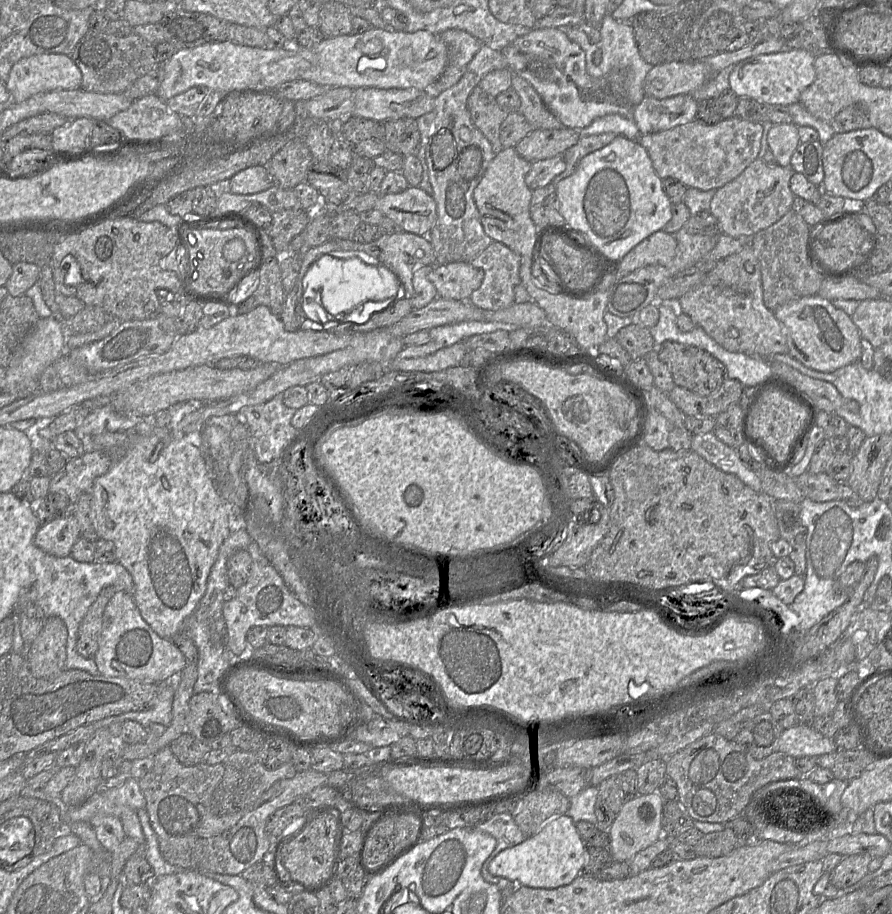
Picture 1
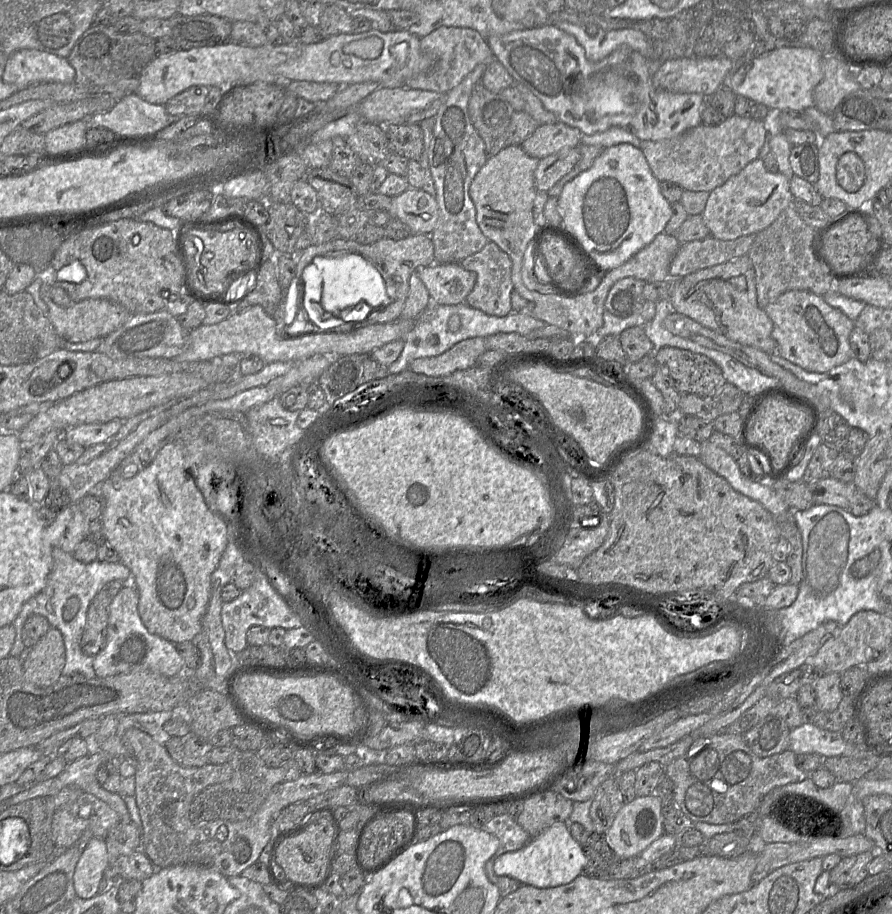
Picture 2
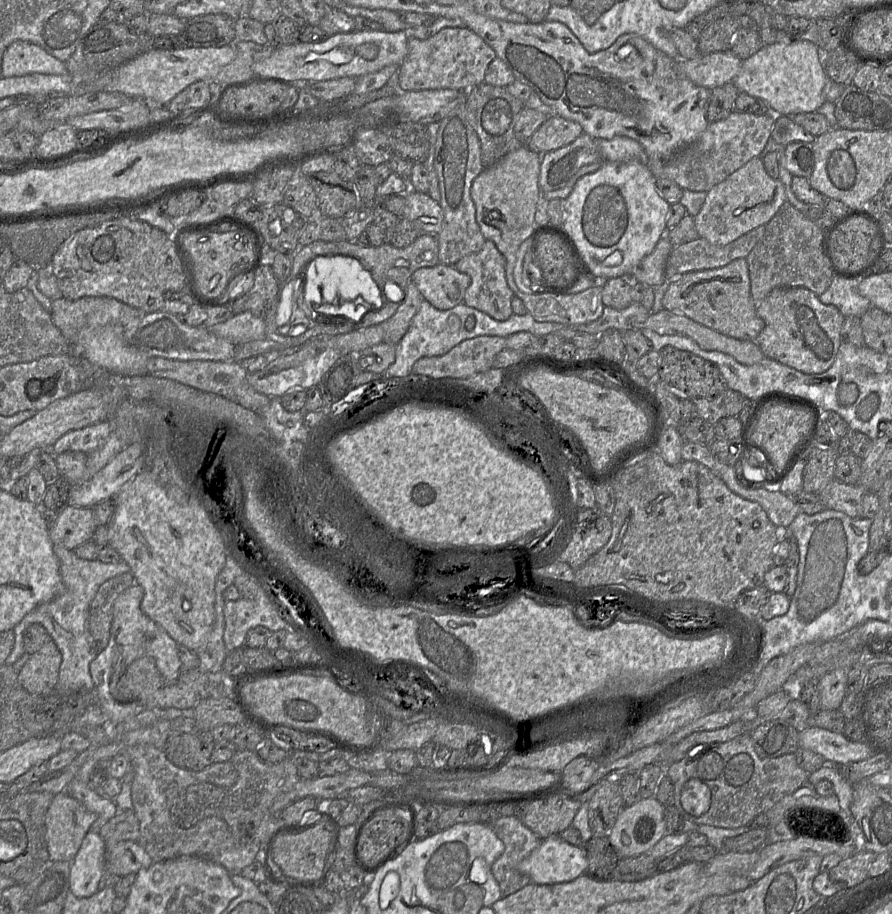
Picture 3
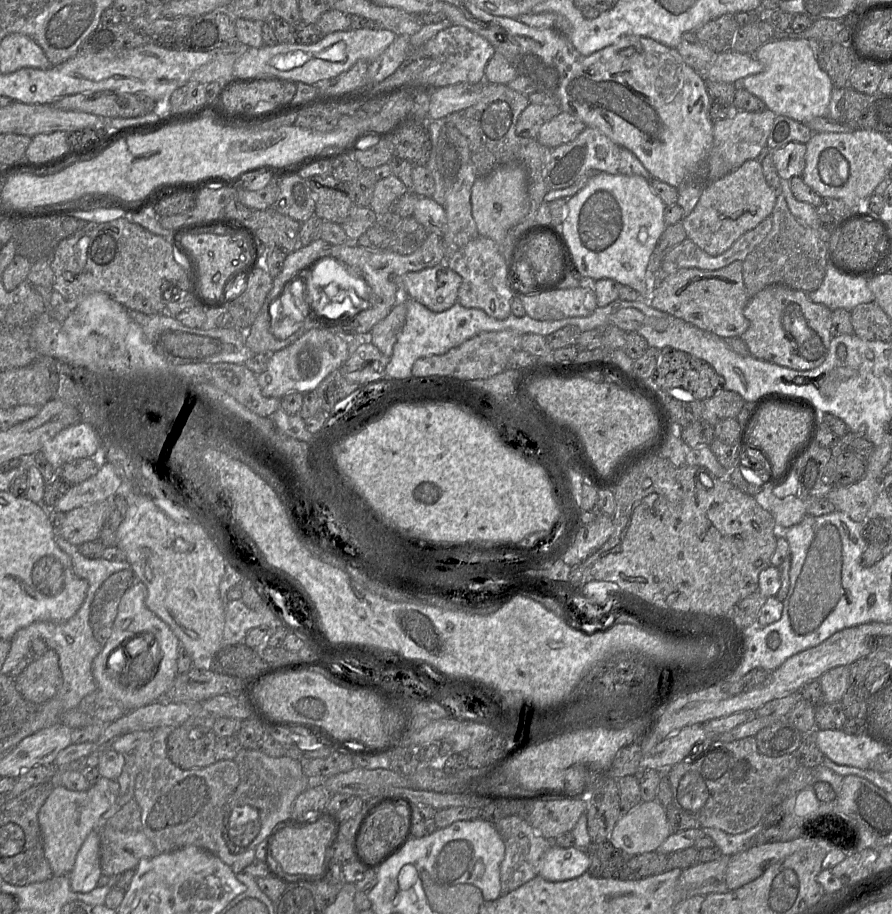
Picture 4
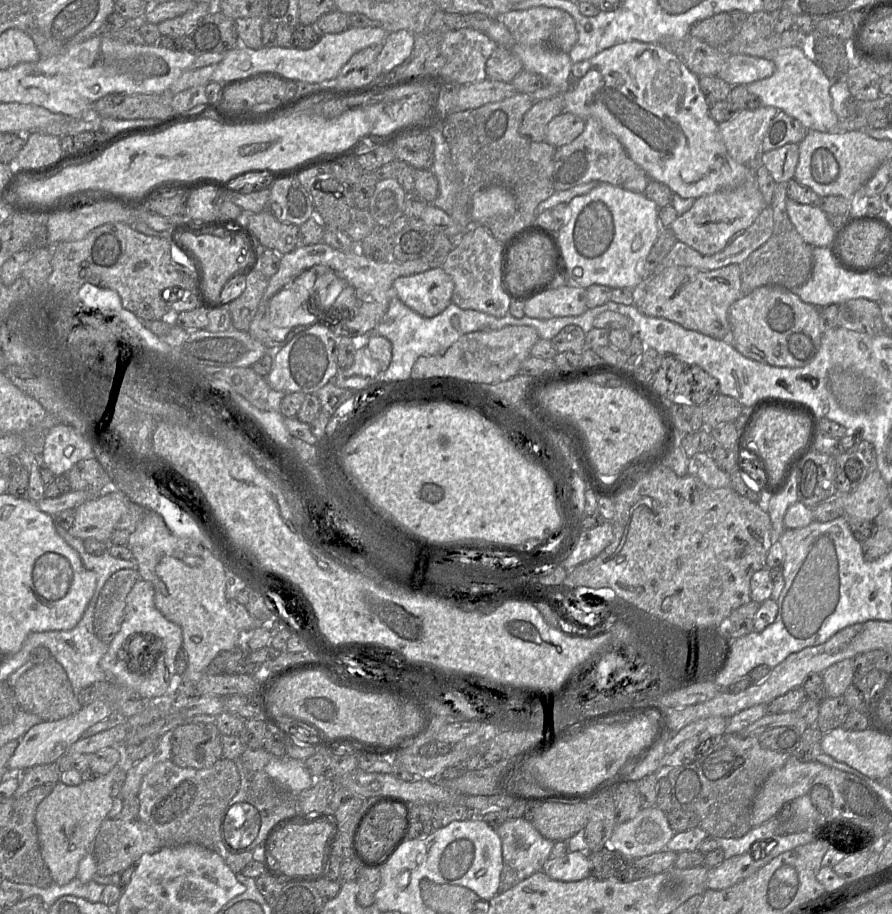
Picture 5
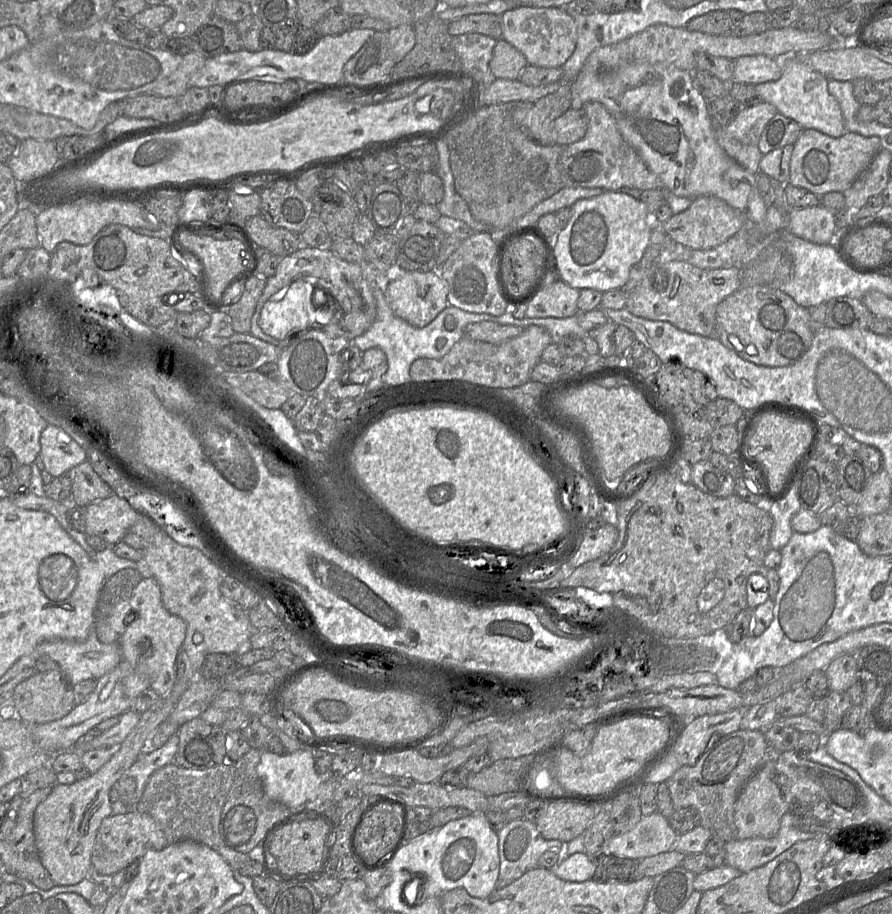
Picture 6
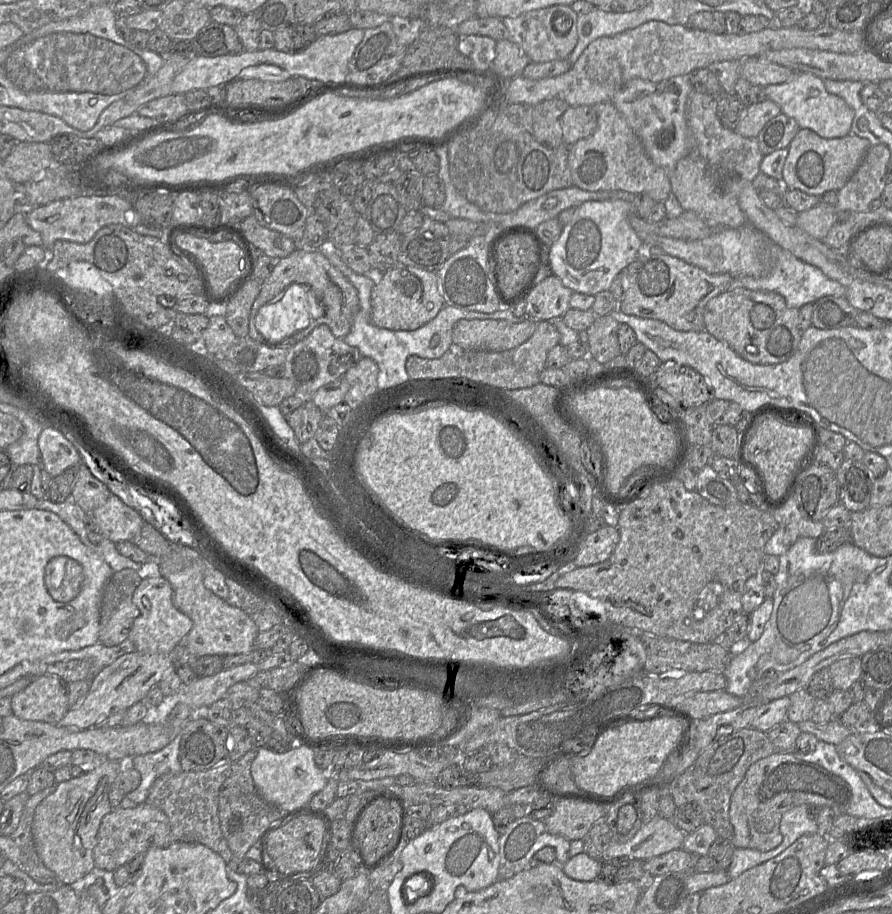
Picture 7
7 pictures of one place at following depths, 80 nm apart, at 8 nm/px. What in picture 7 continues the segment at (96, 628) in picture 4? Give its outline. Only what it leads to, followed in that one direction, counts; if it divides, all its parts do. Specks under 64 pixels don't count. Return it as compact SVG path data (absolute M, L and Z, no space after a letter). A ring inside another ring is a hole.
M122 569L114 572L107 581L101 602L99 643L115 646L128 638L134 619L139 616L133 593L144 574Z

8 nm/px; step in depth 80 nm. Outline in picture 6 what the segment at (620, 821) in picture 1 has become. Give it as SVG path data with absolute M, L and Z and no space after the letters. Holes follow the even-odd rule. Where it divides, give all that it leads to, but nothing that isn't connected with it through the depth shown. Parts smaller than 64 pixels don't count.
M655 811L651 815L642 816L630 831L612 836L607 850L620 857L641 860L669 851L678 835L668 819Z

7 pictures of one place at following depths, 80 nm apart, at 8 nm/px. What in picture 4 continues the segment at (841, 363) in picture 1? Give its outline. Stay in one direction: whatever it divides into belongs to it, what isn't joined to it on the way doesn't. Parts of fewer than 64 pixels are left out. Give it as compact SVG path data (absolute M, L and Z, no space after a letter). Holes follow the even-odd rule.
M770 285L750 298L745 306L744 316L749 321L749 327L741 338L750 355L757 359L798 371L812 370L820 366L828 355L832 339L831 313L825 305L812 302L807 292L783 285Z

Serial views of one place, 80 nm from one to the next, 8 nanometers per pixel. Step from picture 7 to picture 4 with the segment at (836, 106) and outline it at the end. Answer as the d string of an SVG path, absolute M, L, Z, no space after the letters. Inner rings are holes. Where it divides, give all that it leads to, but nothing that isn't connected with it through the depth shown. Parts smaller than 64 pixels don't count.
M793 35L771 39L759 47L754 56L764 65L764 70L741 79L738 87L760 98L776 116L787 116L802 123L814 117L828 116L833 83L819 66L815 43Z

